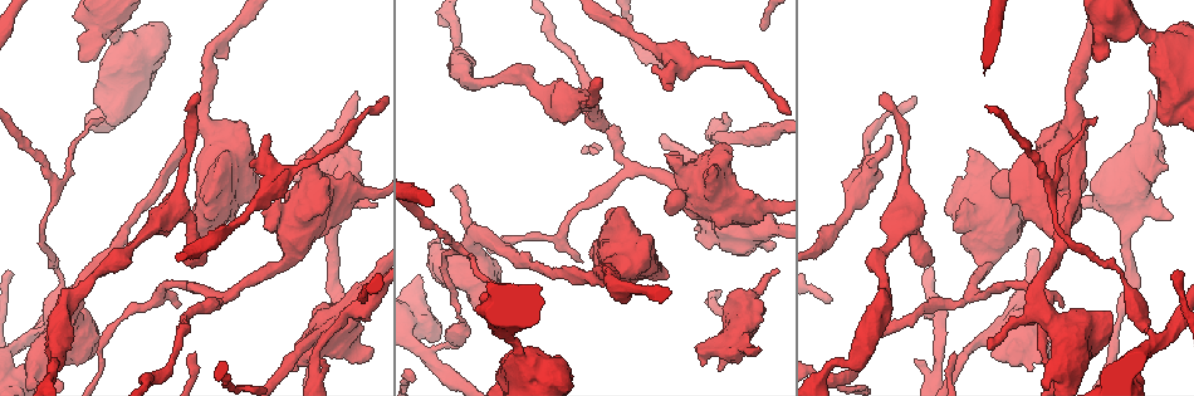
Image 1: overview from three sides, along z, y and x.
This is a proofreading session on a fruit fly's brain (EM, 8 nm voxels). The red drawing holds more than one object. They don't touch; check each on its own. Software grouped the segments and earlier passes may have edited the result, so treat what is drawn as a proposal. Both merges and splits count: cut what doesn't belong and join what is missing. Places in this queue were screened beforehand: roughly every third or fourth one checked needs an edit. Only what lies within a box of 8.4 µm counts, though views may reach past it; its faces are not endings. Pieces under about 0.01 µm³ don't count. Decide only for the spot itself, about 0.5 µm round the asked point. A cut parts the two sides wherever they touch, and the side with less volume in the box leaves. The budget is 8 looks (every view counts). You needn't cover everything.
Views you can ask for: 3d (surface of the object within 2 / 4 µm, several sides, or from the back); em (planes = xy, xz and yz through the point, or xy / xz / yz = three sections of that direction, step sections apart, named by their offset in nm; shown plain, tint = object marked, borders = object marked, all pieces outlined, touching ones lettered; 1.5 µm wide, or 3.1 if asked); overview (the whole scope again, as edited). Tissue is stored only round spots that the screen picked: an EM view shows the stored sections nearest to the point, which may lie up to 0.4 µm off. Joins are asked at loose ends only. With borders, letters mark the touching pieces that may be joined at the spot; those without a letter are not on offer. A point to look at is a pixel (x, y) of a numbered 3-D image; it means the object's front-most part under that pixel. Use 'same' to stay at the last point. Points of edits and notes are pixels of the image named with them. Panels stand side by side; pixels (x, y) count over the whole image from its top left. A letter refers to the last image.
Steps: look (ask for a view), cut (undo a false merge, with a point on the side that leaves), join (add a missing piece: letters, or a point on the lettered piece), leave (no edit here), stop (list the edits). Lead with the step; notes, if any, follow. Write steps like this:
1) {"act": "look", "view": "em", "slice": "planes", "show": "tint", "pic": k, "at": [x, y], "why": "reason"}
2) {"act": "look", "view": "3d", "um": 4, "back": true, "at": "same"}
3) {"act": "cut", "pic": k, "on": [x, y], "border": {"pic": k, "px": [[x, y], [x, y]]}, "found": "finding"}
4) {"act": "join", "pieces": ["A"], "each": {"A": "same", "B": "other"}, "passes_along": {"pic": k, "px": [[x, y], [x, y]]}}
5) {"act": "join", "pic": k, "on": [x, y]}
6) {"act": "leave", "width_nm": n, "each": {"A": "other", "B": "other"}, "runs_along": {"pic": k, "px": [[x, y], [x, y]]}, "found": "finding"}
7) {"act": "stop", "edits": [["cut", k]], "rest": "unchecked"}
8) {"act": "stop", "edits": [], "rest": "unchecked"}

{"act": "look", "view": "3d", "um": 4, "pic": 1, "at": [356, 94], "why": "free end"}

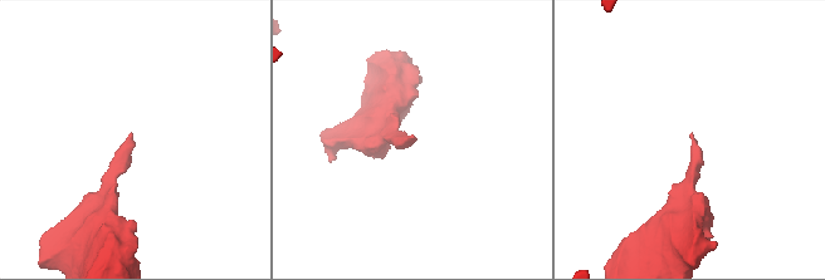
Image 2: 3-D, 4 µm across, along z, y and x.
{"act": "look", "view": "em", "slice": "xy", "step": 8, "show": "borders", "pic": 2, "at": [690, 136], "why": "shape alone is not enough"}

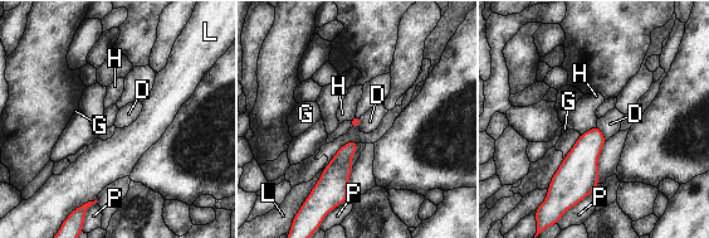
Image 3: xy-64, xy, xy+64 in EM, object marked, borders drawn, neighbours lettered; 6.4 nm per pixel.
{"act": "look", "view": "em", "slice": "yz", "step": 8, "show": "borders", "at": "same"}

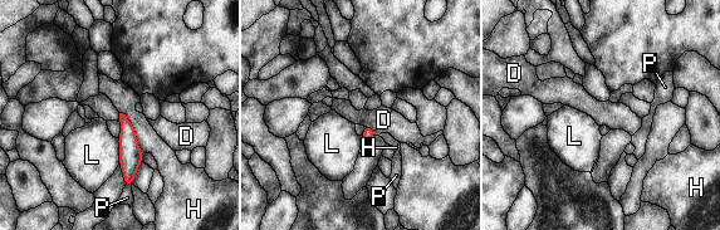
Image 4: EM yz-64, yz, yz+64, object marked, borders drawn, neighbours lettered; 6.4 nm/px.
{"act": "leave", "each": {"D": "other", "H": "other", "L": "other", "P": "other"}, "border": {"pic": 4, "px": [[363, 125], [367, 125], [376, 135]]}, "found": "no lettered piece goes on from it"}

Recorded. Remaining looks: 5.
{"act": "look", "view": "em", "slice": "planes", "show": "borders", "pic": 1, "at": [424, 351]}

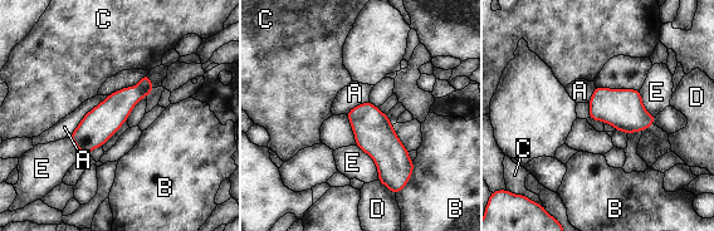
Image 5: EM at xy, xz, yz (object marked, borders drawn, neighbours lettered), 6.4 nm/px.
{"act": "cut", "pic": 5, "on": [145, 84], "each": {"A": "other", "B": "other", "C": "other", "D": "other", "E": "other"}, "border": {"pic": 5, "px": [[136, 87], [146, 96]]}, "found": "two neurons meet here"}

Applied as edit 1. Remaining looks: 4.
{"act": "look", "view": "overview"}

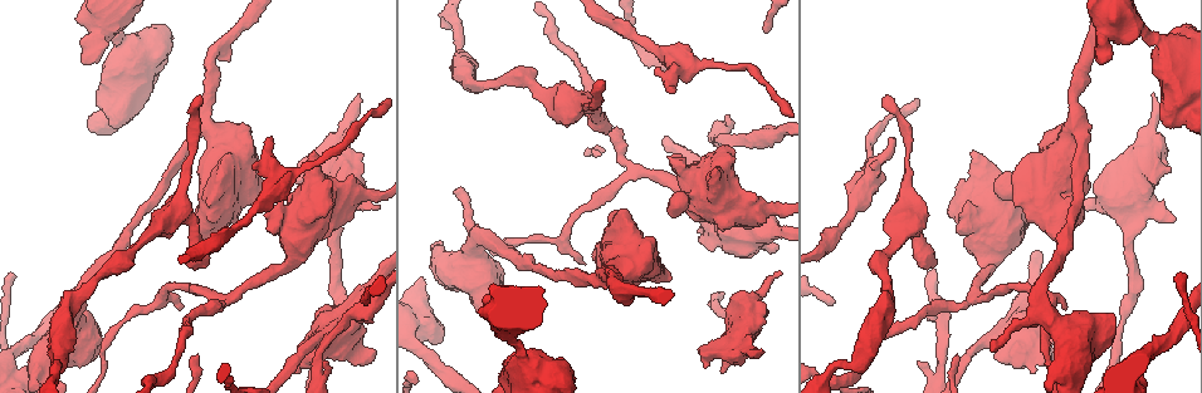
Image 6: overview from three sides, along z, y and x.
{"act": "look", "view": "em", "slice": "planes", "show": "plain", "pic": 6, "at": [58, 356], "why": "calibre changes"}

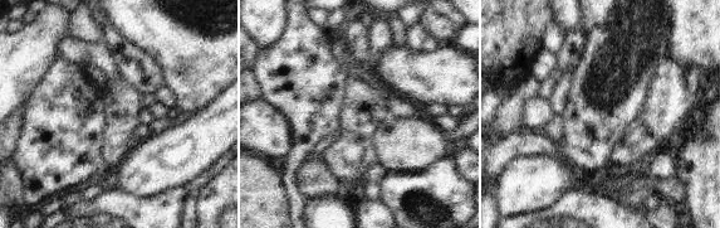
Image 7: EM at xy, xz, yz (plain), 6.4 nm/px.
{"act": "look", "view": "em", "slice": "planes", "show": "borders", "at": "same", "why": "what lies round it"}

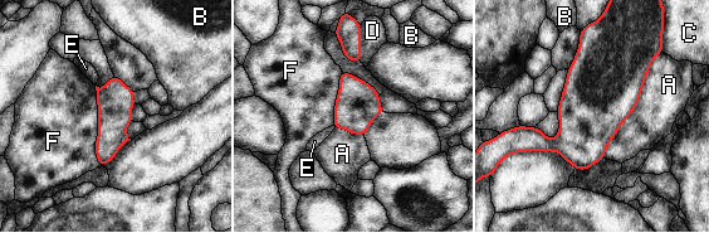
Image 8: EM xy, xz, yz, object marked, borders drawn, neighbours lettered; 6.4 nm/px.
{"act": "leave", "each": {"A": "other", "B": "other", "C": "other", "D": "other", "E": "other", "F": "other"}, "border": {"pic": 8, "px": [[94, 86], [96, 158], [101, 165]]}, "found": "continuous, no second neuron"}

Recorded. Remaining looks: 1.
{"act": "stop", "edits": [["cut", 5]], "rest": "unchecked"}

